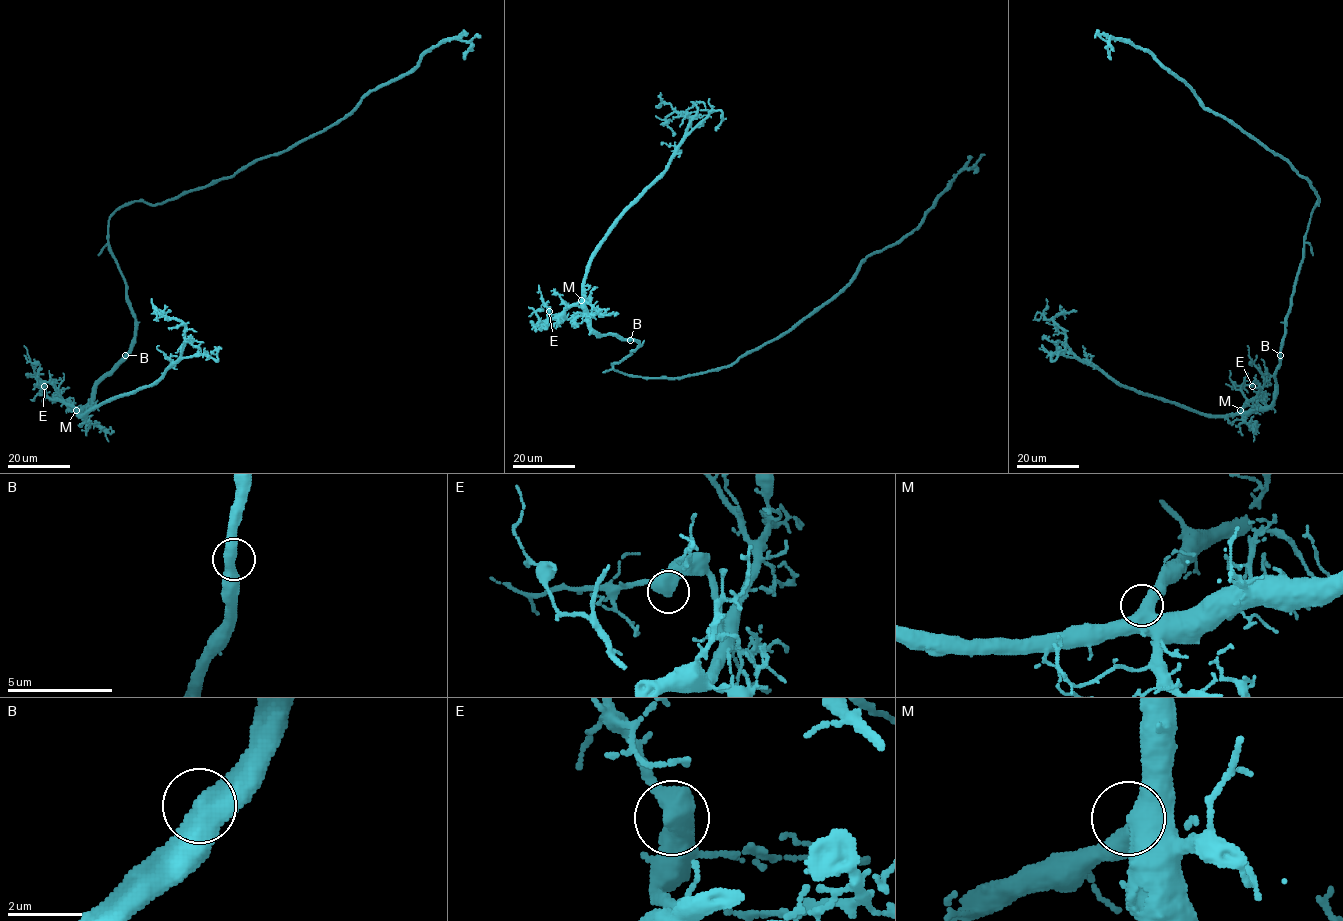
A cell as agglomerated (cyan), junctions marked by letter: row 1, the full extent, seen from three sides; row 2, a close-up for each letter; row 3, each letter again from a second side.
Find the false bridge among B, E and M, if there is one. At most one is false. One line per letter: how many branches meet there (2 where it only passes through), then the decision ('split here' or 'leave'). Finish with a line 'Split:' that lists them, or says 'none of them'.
B: 2 | leave
E: 2 | leave
M: 2 | leave
Split: none of them

